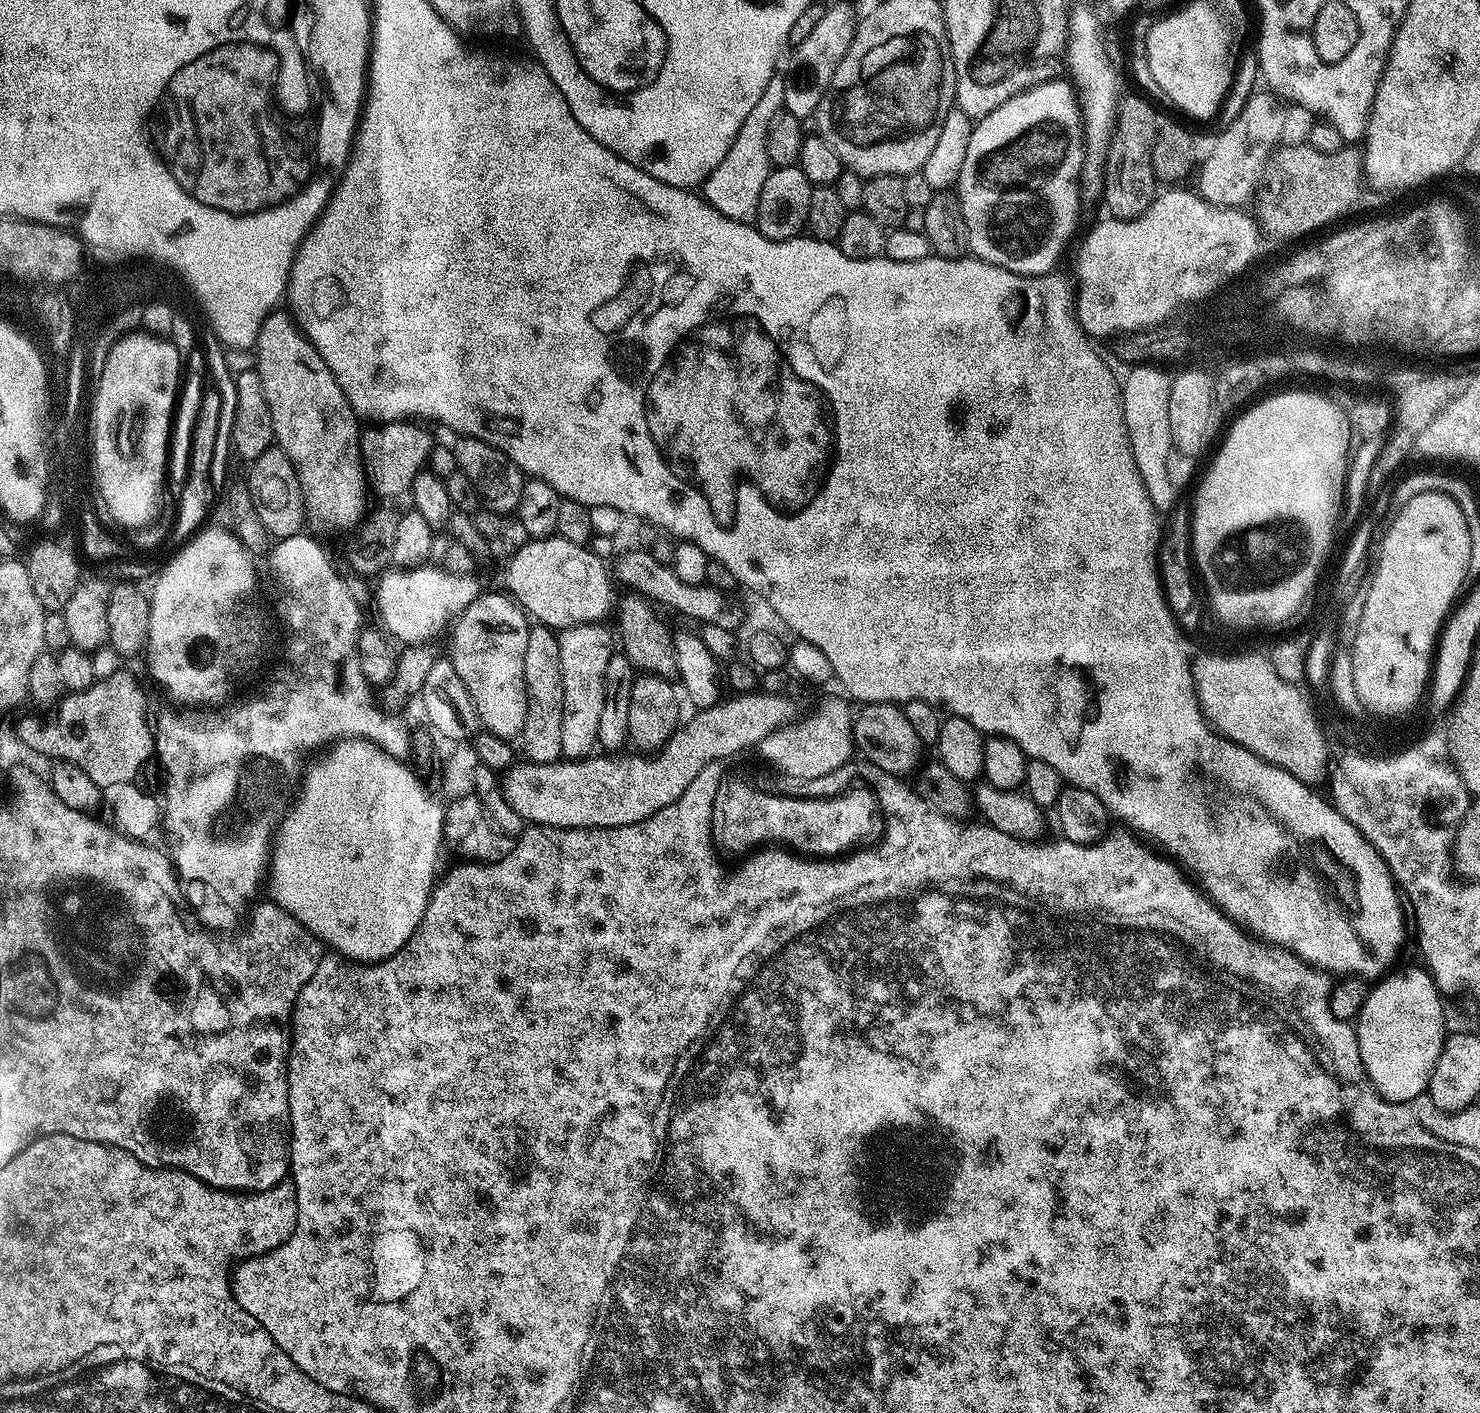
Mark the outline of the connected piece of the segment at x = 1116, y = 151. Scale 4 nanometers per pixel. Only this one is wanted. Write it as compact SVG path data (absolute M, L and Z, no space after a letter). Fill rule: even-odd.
M1137 94L1119 101L1116 109L1116 128L1112 132L1112 141L1108 151L1108 161L1104 167L1104 194L1102 203L1108 207L1107 215L1118 220L1129 220L1146 206L1158 194L1158 181L1152 165L1152 151L1156 141L1157 105L1148 96Z

